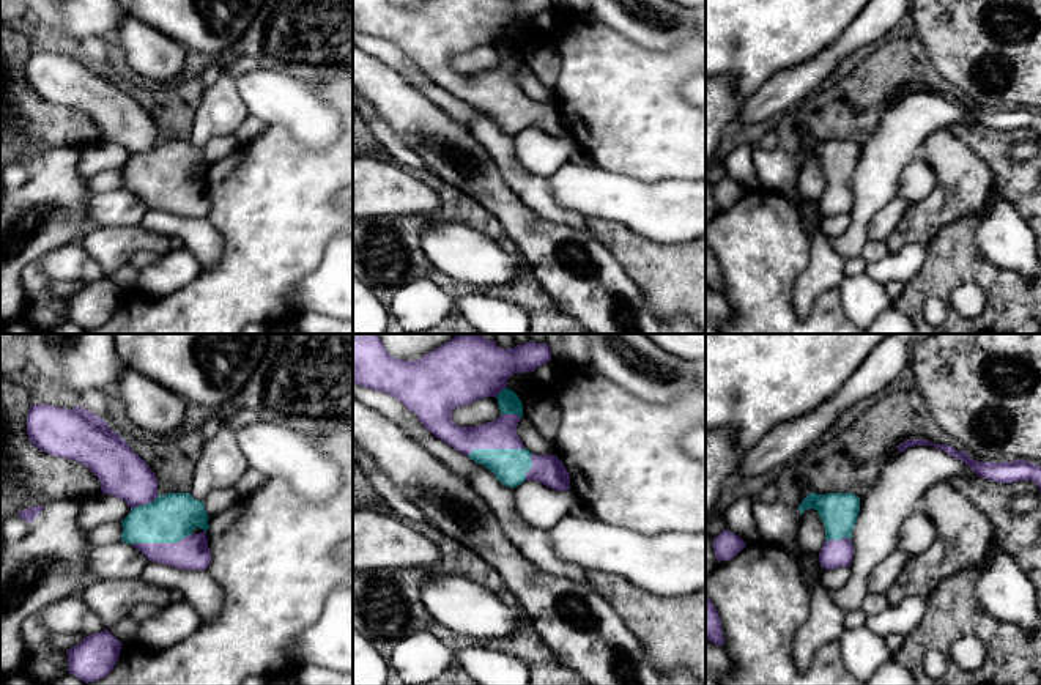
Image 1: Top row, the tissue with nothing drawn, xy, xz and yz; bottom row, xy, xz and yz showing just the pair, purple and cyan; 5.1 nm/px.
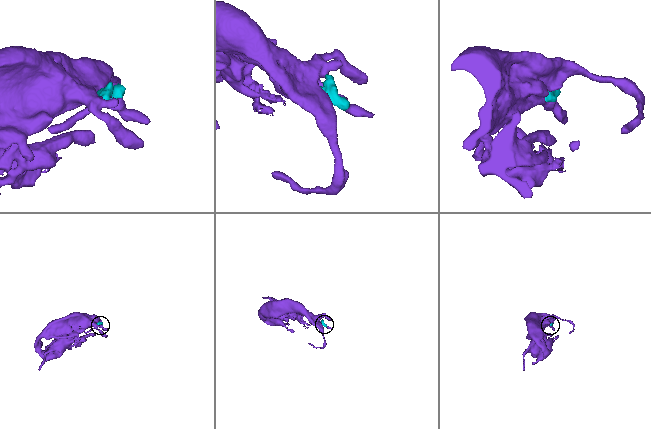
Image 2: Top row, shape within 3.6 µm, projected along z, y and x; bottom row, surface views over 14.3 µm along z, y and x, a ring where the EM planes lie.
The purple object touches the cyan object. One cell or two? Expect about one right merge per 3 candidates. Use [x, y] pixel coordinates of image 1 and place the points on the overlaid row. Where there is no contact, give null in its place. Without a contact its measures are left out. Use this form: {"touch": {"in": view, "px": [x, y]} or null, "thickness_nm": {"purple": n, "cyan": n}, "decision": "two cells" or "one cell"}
{"touch": {"in": "xy", "px": [161, 544]}, "thickness_nm": {"purple": 170, "cyan": 240}, "decision": "one cell"}

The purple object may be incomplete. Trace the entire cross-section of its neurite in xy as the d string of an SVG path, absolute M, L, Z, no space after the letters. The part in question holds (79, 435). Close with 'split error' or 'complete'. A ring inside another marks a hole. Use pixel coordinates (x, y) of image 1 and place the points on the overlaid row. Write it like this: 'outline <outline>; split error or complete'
outline M31 405L27 414L27 435L39 450L85 465L99 479L102 494L117 496L131 507L129 515L121 521L121 542L131 543L153 562L183 570L208 568L211 562L206 539L209 517L203 501L194 499L191 493L161 496L154 472L102 417L79 405L72 409Z; split error

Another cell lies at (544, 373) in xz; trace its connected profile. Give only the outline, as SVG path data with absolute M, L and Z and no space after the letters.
M551 359L537 367L532 373L539 383L550 383L554 378L558 365L559 364L554 359Z

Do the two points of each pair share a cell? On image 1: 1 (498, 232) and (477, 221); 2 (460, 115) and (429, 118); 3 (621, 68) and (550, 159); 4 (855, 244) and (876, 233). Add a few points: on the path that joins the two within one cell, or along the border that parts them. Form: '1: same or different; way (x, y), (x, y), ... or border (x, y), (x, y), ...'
1: same; way (493, 229), (482, 221)
2: different; border (421, 93), (468, 131)
3: different; border (569, 137), (575, 144)
4: different; border (884, 205), (868, 224), (866, 240)

